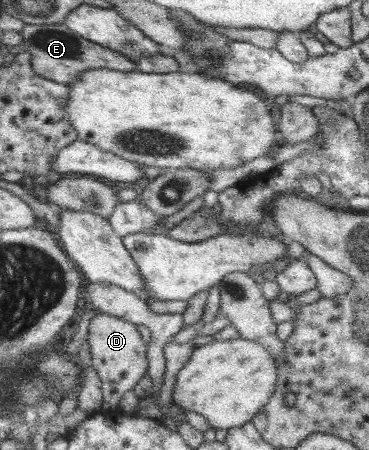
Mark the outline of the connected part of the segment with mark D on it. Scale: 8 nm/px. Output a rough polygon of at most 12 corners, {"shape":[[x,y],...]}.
{"shape":[[94,310],[87,341],[102,412],[148,371],[137,325]]}

